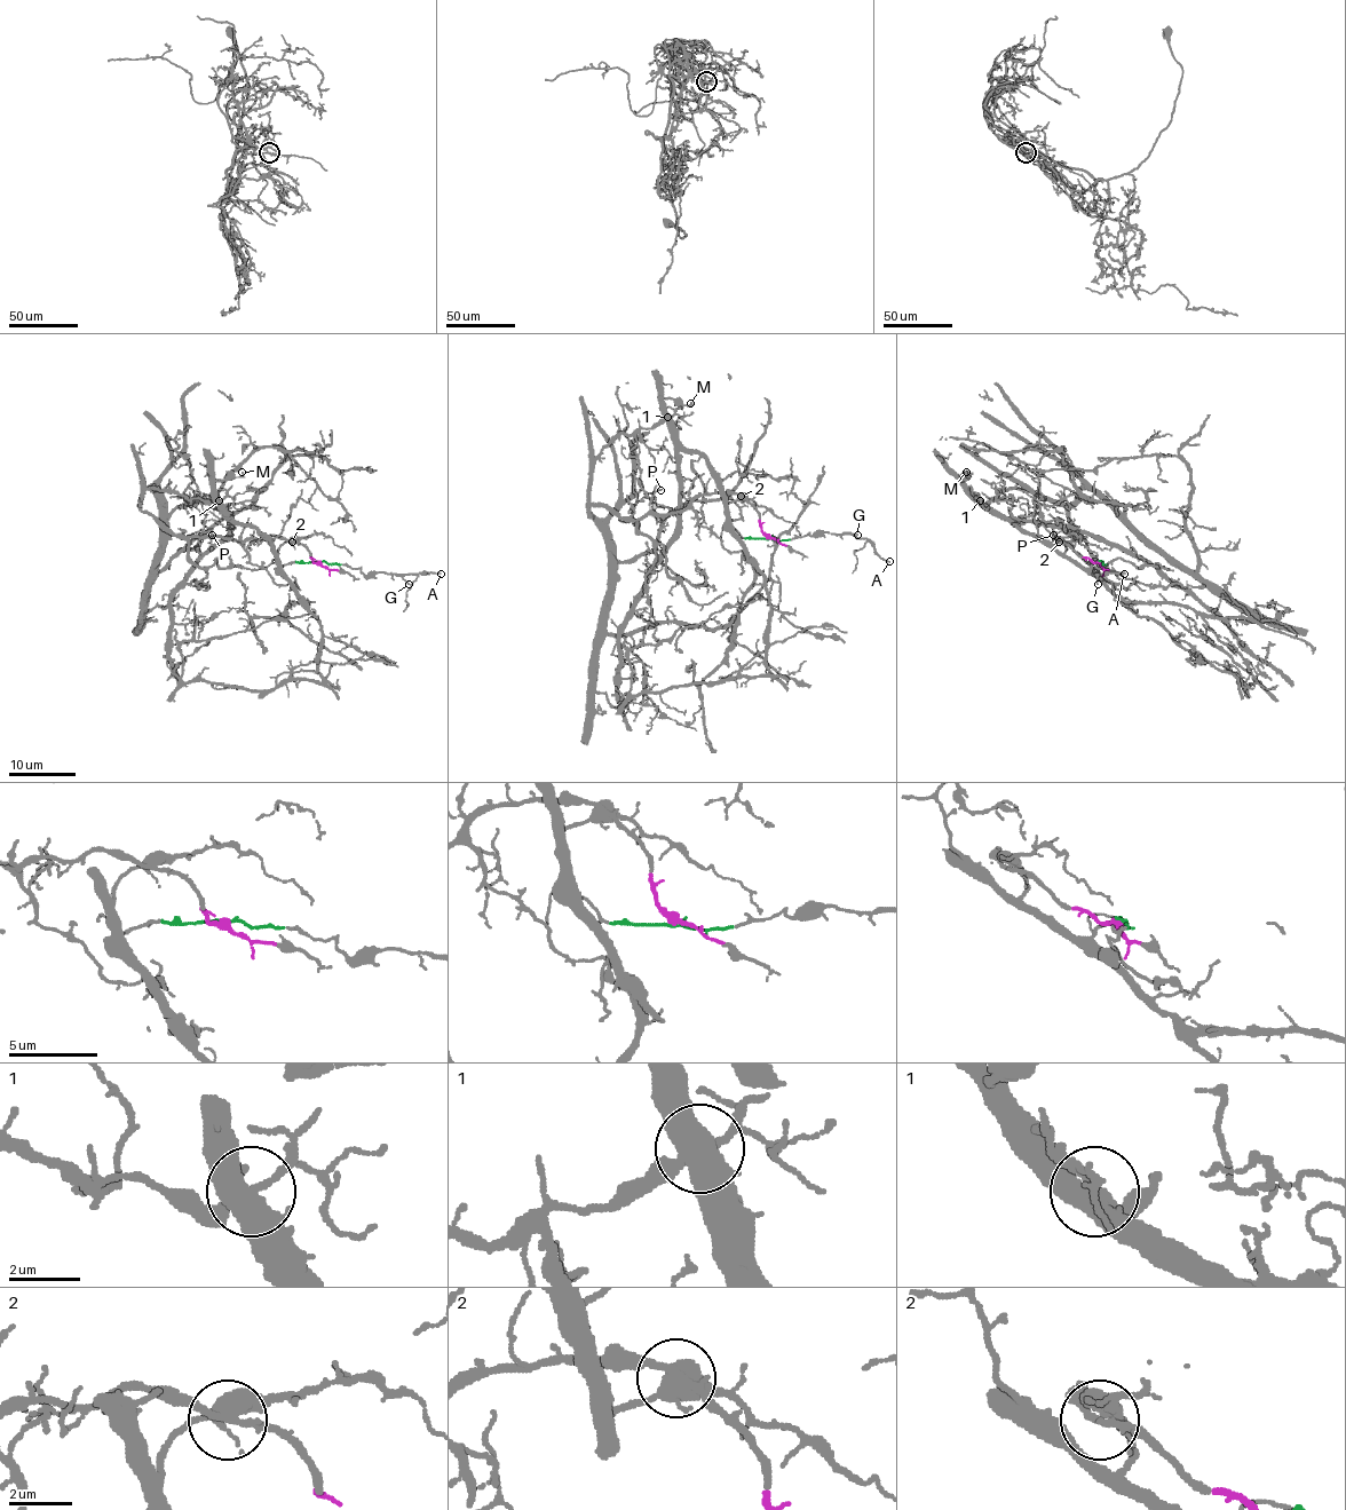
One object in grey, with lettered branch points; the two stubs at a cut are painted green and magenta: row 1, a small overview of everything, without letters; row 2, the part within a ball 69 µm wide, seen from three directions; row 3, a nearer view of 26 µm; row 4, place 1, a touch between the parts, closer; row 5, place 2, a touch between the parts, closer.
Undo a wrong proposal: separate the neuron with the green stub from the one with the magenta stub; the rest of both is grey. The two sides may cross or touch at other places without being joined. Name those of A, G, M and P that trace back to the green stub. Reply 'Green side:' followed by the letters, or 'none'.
Green side: A, G, M

